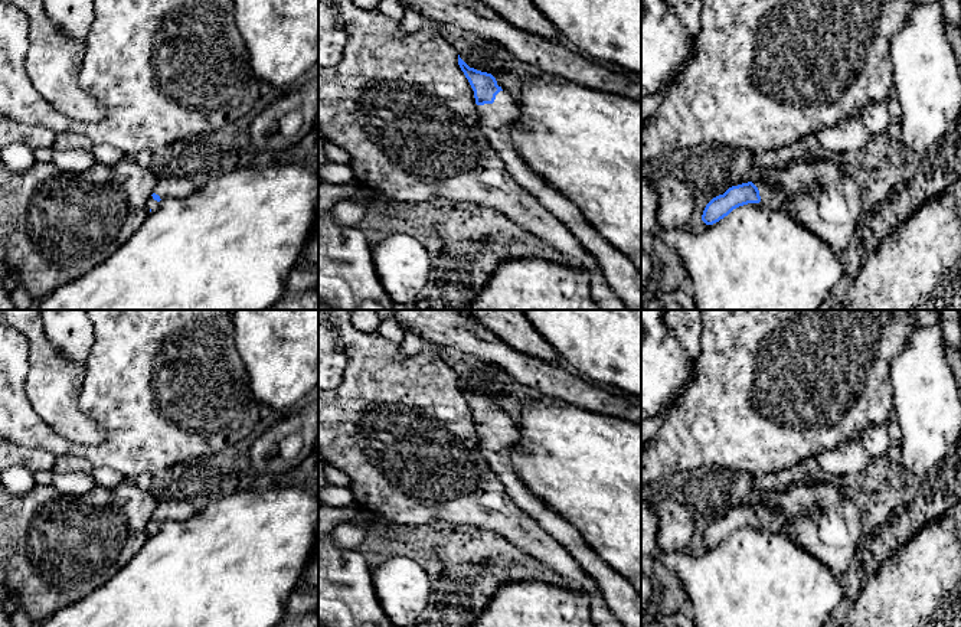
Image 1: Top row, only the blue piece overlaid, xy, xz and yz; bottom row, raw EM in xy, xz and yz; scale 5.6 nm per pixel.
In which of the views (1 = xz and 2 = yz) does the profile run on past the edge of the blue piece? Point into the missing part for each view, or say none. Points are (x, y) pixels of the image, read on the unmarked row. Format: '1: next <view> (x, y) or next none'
1: next xz (496, 443)
2: next yz (772, 519)

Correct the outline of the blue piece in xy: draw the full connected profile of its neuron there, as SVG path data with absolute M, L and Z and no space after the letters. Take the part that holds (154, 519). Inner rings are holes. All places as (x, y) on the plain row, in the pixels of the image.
M160 502L154 516L147 525L148 532L157 532L158 526L166 520L186 520L195 513L193 506L186 502Z

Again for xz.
M460 378L458 388L474 414L480 451L510 499L543 530L559 541L596 582L611 613L624 627L641 627L638 592L598 556L573 525L533 496L513 470L511 451L517 440L514 424L497 408L491 396L470 391Z

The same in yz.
M748 504L729 510L723 517L713 520L705 530L702 543L713 548L728 539L733 532L761 526L768 530L781 530L788 516L779 509L768 509L762 504Z

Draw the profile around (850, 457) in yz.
M852 440L818 454L815 460L826 473L844 479L852 474L863 474L872 457L860 440Z

